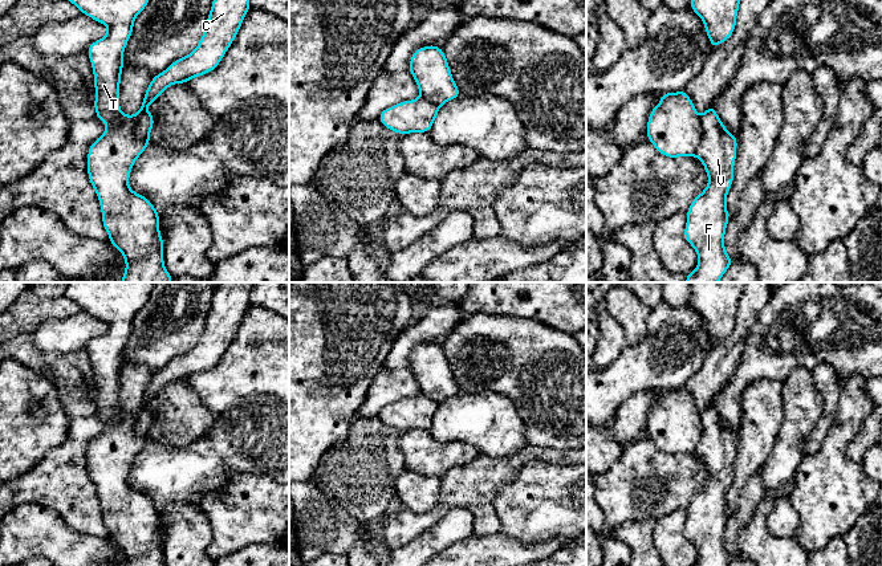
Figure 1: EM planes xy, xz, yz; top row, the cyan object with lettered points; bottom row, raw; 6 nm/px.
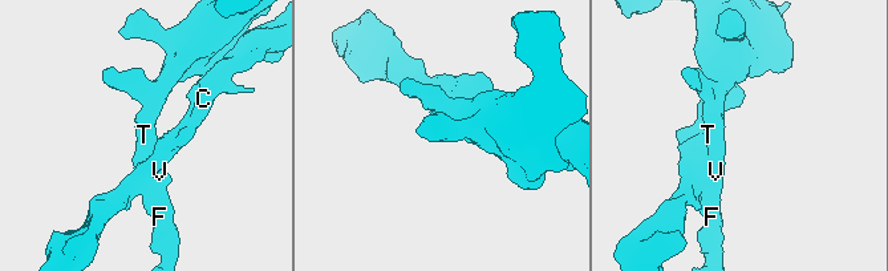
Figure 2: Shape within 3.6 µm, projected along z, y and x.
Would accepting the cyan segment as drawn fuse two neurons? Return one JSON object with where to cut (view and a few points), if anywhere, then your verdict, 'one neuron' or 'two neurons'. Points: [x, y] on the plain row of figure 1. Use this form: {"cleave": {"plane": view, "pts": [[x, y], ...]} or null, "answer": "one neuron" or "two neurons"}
{"cleave": {"plane": "yz", "pts": [[700, 414], [700, 440], [695, 451]]}, "answer": "two neurons"}

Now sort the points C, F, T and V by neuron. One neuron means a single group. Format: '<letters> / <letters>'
C / F T V

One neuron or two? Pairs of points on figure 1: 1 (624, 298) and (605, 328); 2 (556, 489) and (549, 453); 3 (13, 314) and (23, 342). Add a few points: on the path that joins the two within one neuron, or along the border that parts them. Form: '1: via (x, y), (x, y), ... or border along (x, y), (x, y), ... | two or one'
1: border along (602, 298), (608, 314), (622, 329), (628, 343) | two
2: border along (572, 464), (529, 461), (520, 468) | two
3: border along (31, 333), (20, 333), (13, 337) | two

